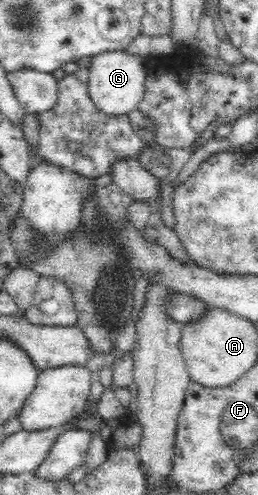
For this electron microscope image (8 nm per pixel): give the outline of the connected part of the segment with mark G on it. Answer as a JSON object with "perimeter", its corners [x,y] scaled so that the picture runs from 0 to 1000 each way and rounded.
{"perimeter":[[[473,99],[360,113],[341,135],[345,198],[415,232],[484,232],[554,200],[562,176],[558,115],[500,111]]]}

